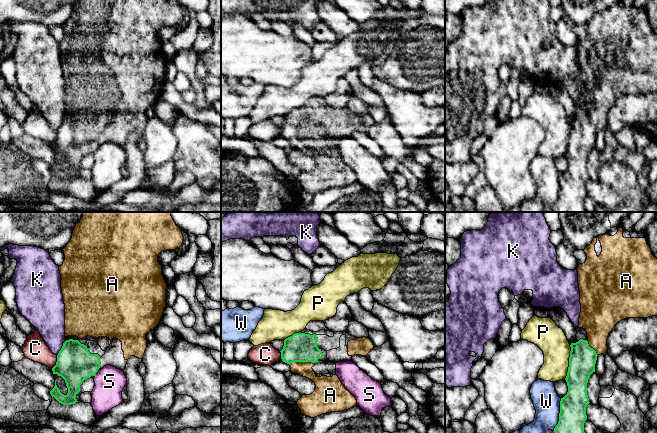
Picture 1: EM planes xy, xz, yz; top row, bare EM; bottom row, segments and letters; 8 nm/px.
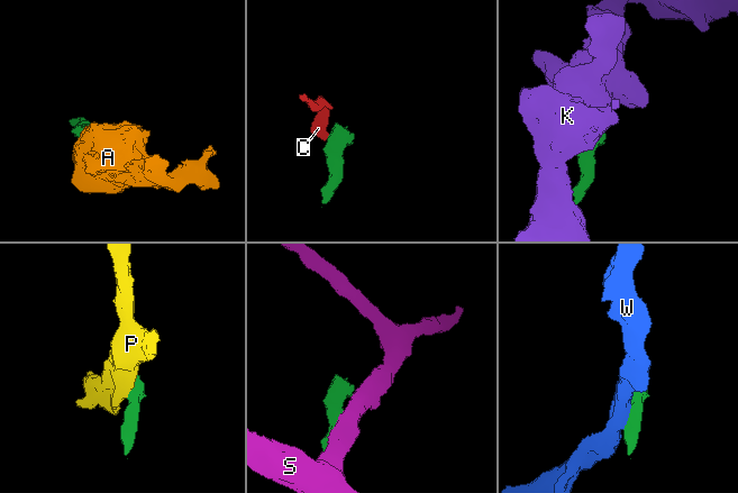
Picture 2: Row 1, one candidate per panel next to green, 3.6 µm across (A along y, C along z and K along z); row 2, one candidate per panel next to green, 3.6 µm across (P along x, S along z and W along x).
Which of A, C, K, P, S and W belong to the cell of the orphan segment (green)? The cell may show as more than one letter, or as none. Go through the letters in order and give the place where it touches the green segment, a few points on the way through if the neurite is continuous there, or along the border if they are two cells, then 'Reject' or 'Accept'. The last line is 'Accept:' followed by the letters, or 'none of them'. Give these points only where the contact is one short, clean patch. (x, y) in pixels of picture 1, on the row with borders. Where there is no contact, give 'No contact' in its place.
A: Touches green at xz (301, 361). Path across: xz (300, 347), (301, 361), (304, 368), (323, 383). Accept
C: Touches green at xy (56, 362). Boundary: xy (57, 355), (57, 361), (52, 368). Reject
K: Touches green at xy (61, 348). Boundary: xy (65, 341), (57, 355). Reject
P: Touches green at yz (569, 362). Boundary: yz (570, 345), (569, 366), (567, 375), (564, 378). Reject
S: No contact. Reject
W: Touches green at yz (559, 415). Boundary: yz (561, 398), (558, 423), (553, 431). Reject
Accept: A

